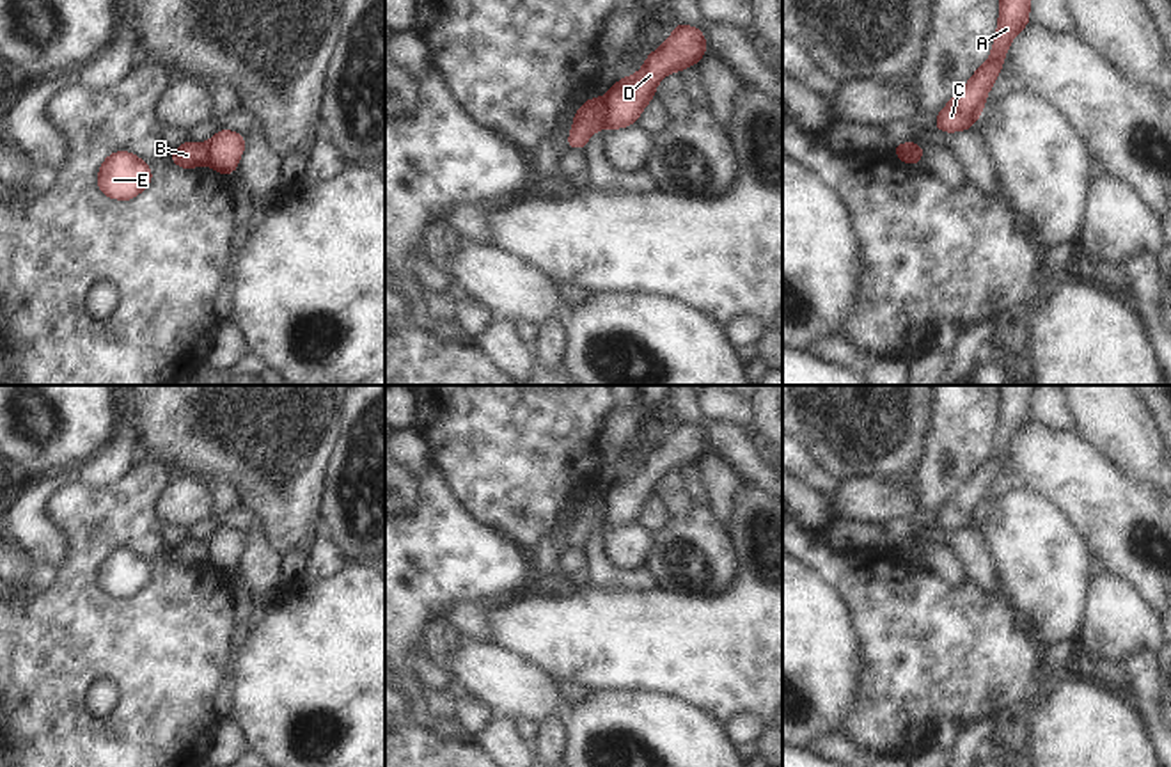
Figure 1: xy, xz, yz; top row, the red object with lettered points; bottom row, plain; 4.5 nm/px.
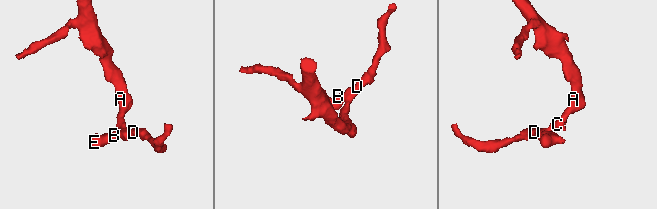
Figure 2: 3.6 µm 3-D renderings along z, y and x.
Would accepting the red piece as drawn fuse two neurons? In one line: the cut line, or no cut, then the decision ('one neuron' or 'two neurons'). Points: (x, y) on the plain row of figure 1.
cut in xz along (602, 496), (605, 524); two neurons

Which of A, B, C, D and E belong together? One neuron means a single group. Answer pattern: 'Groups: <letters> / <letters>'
Groups: A C D / B E

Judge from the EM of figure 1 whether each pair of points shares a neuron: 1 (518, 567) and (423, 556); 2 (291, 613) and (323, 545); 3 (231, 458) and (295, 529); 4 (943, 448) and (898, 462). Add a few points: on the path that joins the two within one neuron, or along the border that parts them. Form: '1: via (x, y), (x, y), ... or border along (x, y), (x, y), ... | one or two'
1: via (495, 565), (479, 565), (446, 556) | one
2: border along (343, 563), (325, 579), (302, 583) | two
3: via (249, 476), (284, 512) | one
4: border along (932, 414), (927, 425), (923, 462), (909, 482) | two

